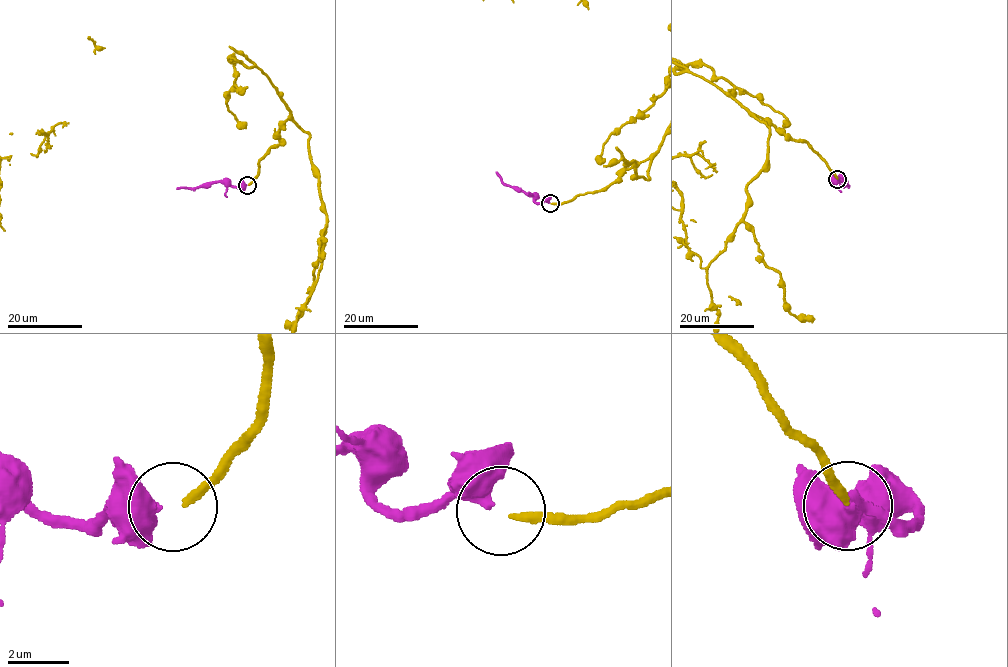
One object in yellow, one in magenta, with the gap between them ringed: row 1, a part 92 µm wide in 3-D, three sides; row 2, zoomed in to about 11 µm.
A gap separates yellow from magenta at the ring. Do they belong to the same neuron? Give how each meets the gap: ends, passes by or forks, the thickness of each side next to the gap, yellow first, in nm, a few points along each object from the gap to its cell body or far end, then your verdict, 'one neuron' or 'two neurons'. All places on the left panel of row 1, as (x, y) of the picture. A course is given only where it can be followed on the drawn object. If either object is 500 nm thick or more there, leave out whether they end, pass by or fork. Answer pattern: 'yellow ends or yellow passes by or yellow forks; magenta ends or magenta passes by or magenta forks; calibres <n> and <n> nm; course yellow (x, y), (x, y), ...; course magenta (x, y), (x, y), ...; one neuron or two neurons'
yellow ends; magenta ends; calibres 260 and 480 nm; course magenta (246, 185), (234, 187), (222, 182), (176, 188); one neuron

